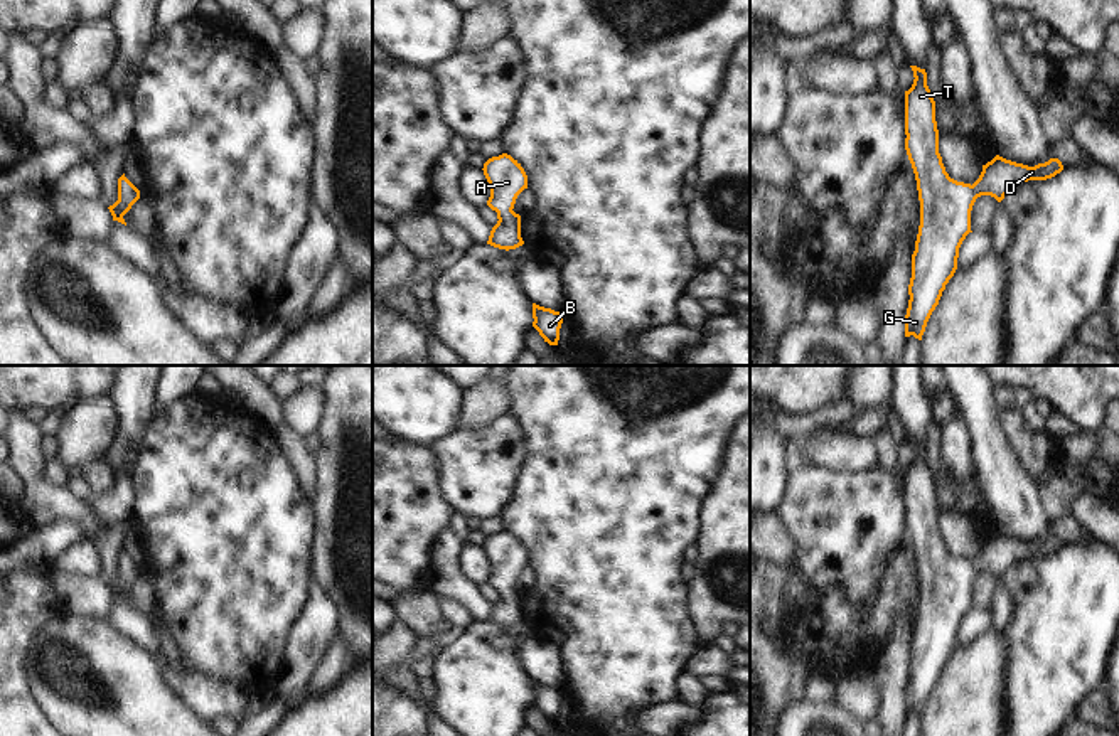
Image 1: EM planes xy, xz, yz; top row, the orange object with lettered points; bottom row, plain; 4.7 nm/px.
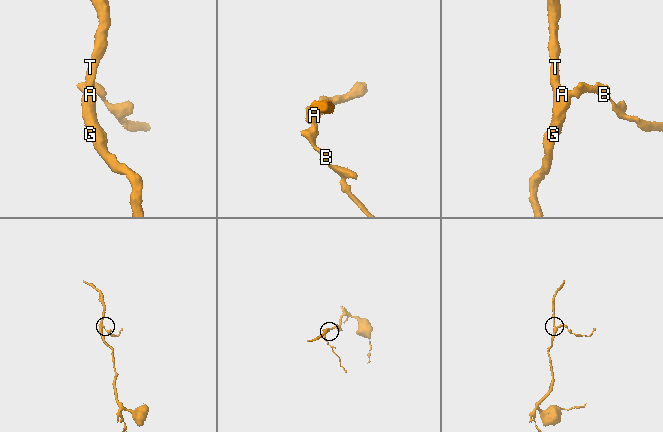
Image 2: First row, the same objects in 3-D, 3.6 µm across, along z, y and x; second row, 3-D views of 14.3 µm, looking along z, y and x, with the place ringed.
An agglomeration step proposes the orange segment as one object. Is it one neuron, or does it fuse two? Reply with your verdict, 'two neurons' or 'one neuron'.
one neuron

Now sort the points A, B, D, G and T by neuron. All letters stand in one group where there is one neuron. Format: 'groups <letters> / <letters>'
groups A B D G T

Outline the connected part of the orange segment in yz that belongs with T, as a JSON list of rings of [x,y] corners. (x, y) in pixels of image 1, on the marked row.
[[[910,67],[915,79],[905,91],[905,150],[917,180],[920,226],[912,254],[905,337],[922,340],[927,322],[957,269],[959,248],[972,232],[971,211],[976,199],[991,195],[1001,202],[1011,187],[1052,179],[1063,165],[1058,158],[1050,158],[1028,167],[996,155],[982,165],[972,185],[950,179],[939,153],[935,101],[927,86],[927,72]]]

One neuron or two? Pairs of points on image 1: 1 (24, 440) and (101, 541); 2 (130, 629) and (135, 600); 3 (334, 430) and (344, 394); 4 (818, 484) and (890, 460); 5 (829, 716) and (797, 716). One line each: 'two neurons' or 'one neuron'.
1: one neuron
2: two neurons
3: one neuron
4: two neurons
5: one neuron

